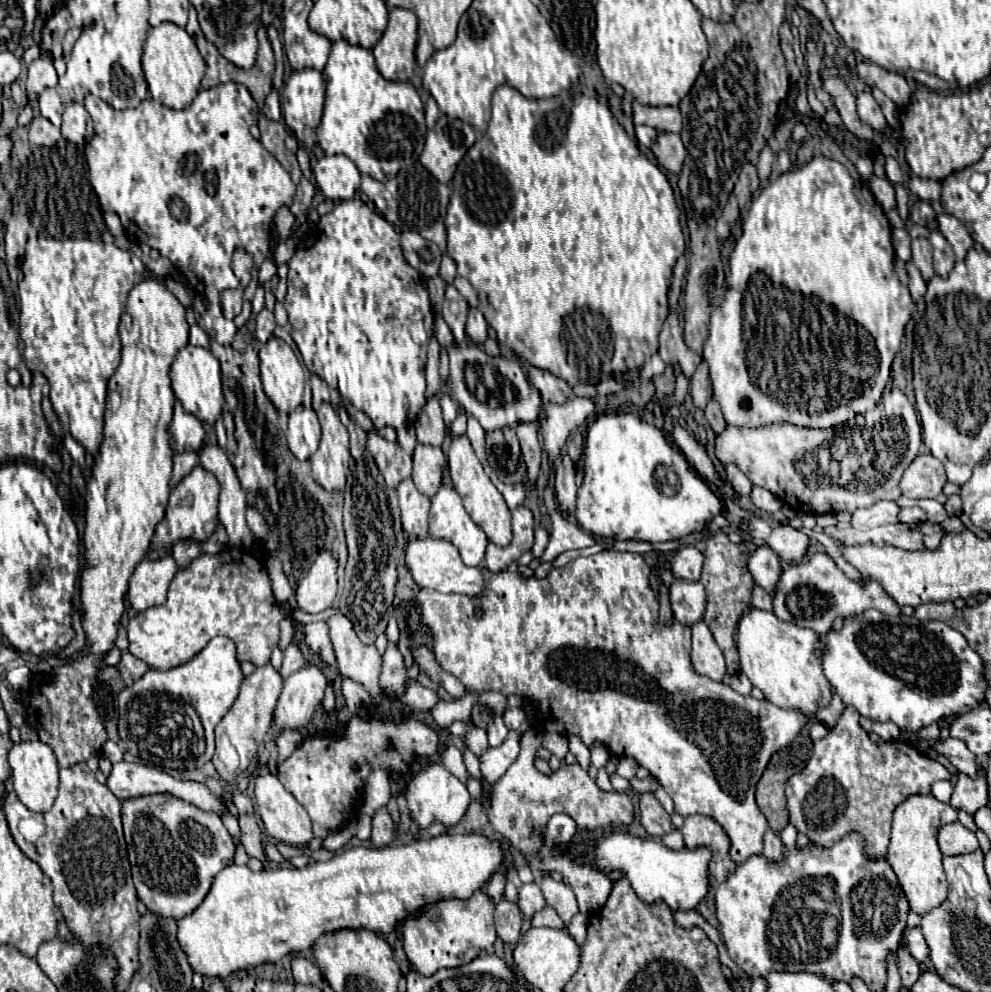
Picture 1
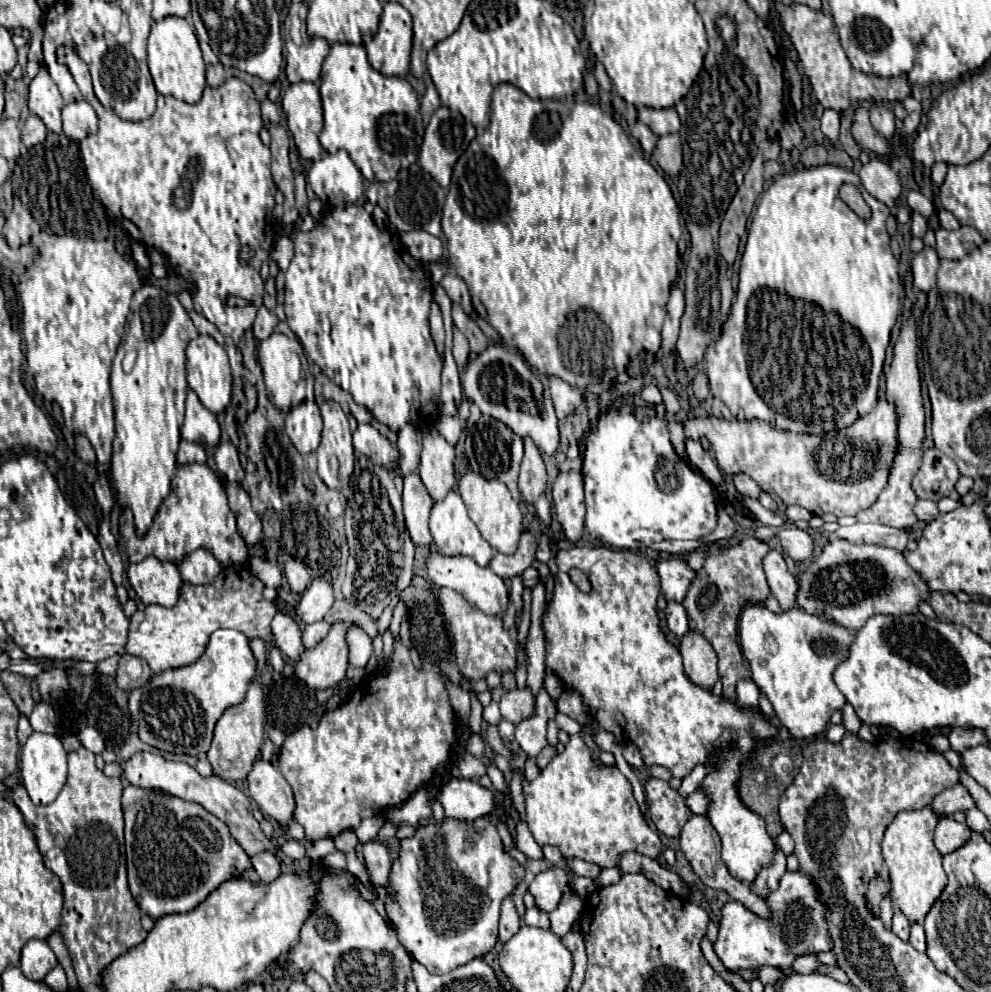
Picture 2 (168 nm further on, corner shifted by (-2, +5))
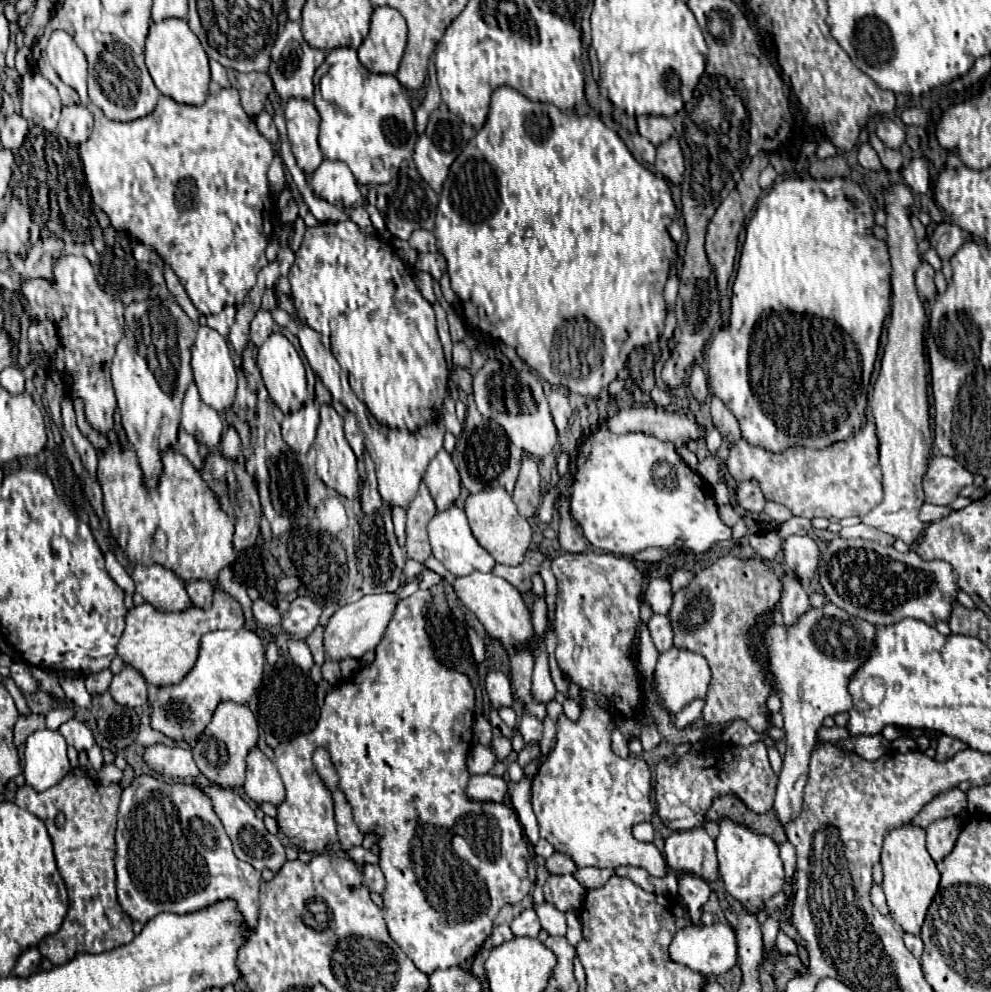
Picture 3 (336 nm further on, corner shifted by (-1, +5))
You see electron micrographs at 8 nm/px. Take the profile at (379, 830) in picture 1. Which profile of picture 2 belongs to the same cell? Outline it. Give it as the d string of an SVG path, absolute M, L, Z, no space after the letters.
M366 842L362 848L364 848L364 862L366 862L372 882L378 886L384 886L390 874L390 866L392 866L388 848L380 842Z

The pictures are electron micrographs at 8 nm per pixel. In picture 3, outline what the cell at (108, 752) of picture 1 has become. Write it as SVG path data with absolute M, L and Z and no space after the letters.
M69 720L65 724L61 724L59 734L67 740L69 746L73 746L75 750L89 750L95 744L95 738L91 734L91 730L79 722L79 720Z

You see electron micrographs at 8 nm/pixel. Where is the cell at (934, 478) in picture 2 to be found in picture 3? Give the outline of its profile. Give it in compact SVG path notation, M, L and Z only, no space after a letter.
M933 456L923 476L925 502L947 506L957 498L959 490L969 484L973 484L973 474L967 472L955 458Z

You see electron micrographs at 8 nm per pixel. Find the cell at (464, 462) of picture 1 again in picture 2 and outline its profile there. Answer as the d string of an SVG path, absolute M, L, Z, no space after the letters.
M468 470L460 482L460 496L468 508L468 516L470 520L476 524L476 528L480 530L482 538L498 552L502 554L514 554L518 548L518 540L520 534L524 532L524 524L522 524L522 512L518 502L510 496L508 488L500 482L500 480L484 480L482 476L476 476L472 470Z

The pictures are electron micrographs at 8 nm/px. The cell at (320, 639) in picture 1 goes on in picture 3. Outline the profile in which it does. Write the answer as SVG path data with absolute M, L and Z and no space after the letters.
M317 626L307 638L305 638L307 646L311 648L311 654L315 658L317 666L323 666L325 662L325 654L323 654L323 626Z

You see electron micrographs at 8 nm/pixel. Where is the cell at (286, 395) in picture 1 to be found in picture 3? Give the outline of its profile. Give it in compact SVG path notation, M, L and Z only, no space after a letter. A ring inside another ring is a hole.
M286 329L281 332L273 332L263 342L263 346L257 348L256 362L259 370L261 370L261 376L263 376L263 382L267 386L267 392L271 396L271 400L281 408L281 412L286 416L291 412L299 411L303 406L307 406L311 402L317 404L314 388L316 375L302 352L298 338ZM291 336L293 336L293 340L291 340ZM297 351L299 354L297 354Z

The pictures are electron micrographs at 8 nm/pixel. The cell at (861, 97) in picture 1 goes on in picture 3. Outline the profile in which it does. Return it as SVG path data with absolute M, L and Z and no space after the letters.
M881 118L879 122L877 122L877 136L879 136L879 140L885 144L885 146L889 146L889 148L899 148L901 144L903 144L903 140L905 140L905 132L903 132L903 128L899 128L893 120L889 120L889 118Z

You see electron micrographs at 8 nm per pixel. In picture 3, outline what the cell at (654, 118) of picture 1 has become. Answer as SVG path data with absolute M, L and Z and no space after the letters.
M639 116L637 126L639 126L639 134L651 140L655 146L675 136L675 128L667 116Z

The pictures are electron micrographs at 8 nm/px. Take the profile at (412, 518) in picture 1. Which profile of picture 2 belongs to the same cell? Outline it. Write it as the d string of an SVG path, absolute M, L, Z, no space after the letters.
M414 472L412 476L404 478L404 518L406 530L414 542L414 546L432 546L432 536L428 530L428 516L434 506L424 482Z

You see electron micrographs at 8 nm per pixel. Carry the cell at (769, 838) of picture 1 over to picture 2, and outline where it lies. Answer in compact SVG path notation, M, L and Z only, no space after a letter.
M778 848L776 854L774 854L774 862L768 866L768 868L762 868L756 876L756 880L750 884L750 890L760 896L760 898L766 898L772 890L778 888L780 884L780 878L784 876L786 872L786 856L782 854L782 850Z

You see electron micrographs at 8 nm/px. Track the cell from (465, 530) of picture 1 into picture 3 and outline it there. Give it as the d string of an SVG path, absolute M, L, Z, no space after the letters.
M451 504L447 510L437 512L433 516L433 520L427 526L429 532L429 540L431 540L431 548L433 548L433 556L455 576L467 576L475 570L479 572L491 572L495 566L495 558L483 548L479 546L479 542L473 538L471 528L467 524L465 518L465 510L459 508L457 504Z

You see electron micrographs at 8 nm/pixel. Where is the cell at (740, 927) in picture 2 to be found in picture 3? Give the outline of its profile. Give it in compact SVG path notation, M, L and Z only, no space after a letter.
M691 924L675 934L669 946L669 952L675 962L681 962L695 972L703 972L707 976L719 976L729 972L737 962L737 938L729 924L715 924L715 926L703 926L703 928L697 928Z

